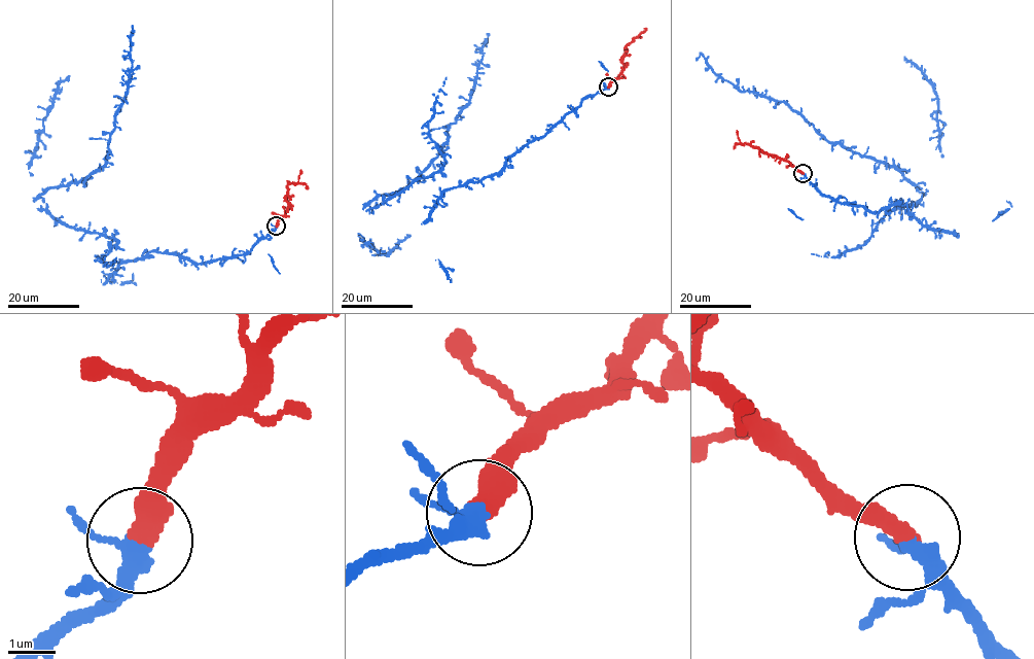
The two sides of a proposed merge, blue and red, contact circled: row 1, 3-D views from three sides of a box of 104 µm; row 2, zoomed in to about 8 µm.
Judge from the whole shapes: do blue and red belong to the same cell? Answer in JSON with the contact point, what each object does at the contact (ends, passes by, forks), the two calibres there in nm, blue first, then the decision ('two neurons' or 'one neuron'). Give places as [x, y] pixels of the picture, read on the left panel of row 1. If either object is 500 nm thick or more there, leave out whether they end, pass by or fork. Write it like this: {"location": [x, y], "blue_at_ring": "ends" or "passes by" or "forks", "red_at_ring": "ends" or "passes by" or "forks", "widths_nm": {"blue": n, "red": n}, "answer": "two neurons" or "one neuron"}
{"location": [276, 226], "blue_at_ring": "forks", "red_at_ring": "ends", "widths_nm": {"blue": 240, "red": 460}, "answer": "one neuron"}

